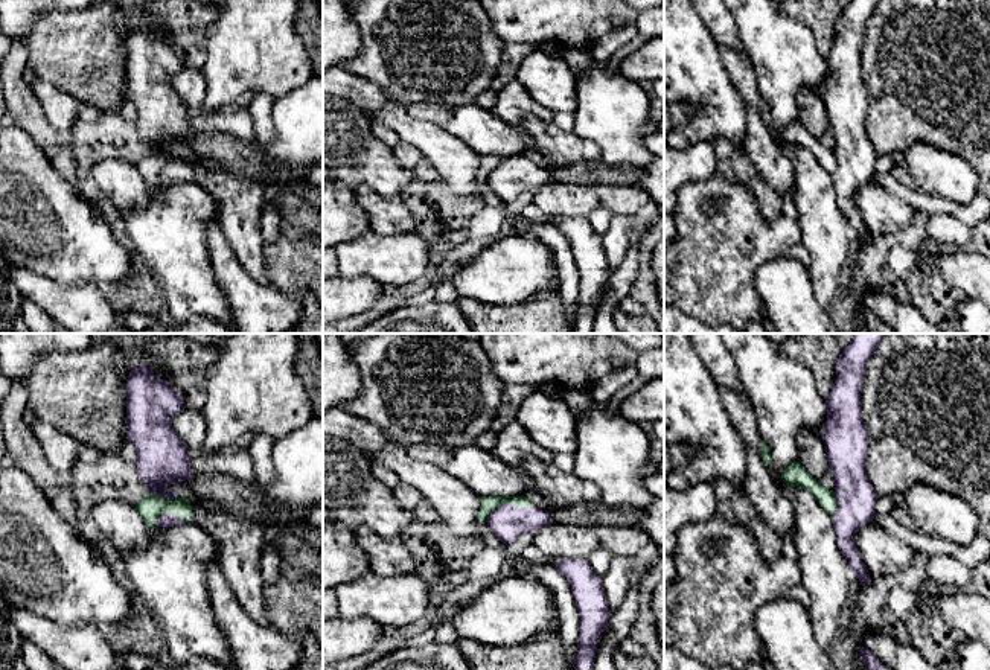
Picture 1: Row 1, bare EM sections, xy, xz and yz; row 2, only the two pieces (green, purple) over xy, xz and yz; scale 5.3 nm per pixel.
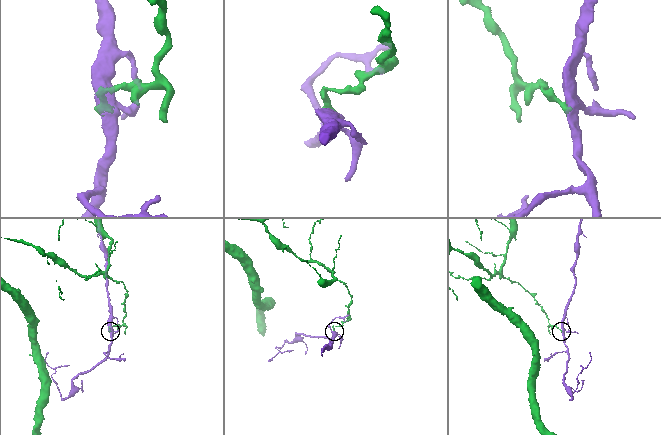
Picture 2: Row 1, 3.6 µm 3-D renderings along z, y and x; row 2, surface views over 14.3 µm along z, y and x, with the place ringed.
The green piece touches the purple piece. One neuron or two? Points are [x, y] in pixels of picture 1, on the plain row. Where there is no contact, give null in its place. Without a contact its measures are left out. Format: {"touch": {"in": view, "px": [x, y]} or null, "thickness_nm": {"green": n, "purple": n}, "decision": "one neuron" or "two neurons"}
{"touch": {"in": "xz", "px": [509, 162]}, "thickness_nm": {"green": 90, "purple": 180}, "decision": "two neurons"}

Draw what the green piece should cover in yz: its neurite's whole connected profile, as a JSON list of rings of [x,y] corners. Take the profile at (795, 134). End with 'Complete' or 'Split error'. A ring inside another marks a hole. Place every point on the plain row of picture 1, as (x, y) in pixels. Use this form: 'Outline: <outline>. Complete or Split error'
Outline: [[[800,120],[792,122],[781,131],[783,140],[790,146],[807,148],[819,161],[819,164],[830,174],[833,178],[838,169],[838,160],[835,157],[835,149],[826,148],[818,142]]]. Complete

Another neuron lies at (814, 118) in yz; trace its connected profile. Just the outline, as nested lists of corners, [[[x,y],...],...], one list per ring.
[[[801,88],[797,96],[801,125],[826,148],[835,149],[835,134],[829,123],[822,94],[812,88]]]

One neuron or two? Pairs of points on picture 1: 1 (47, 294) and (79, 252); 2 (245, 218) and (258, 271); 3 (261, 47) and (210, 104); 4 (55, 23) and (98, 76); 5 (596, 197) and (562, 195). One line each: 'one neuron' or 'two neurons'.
1: two neurons
2: one neuron
3: one neuron
4: one neuron
5: one neuron

